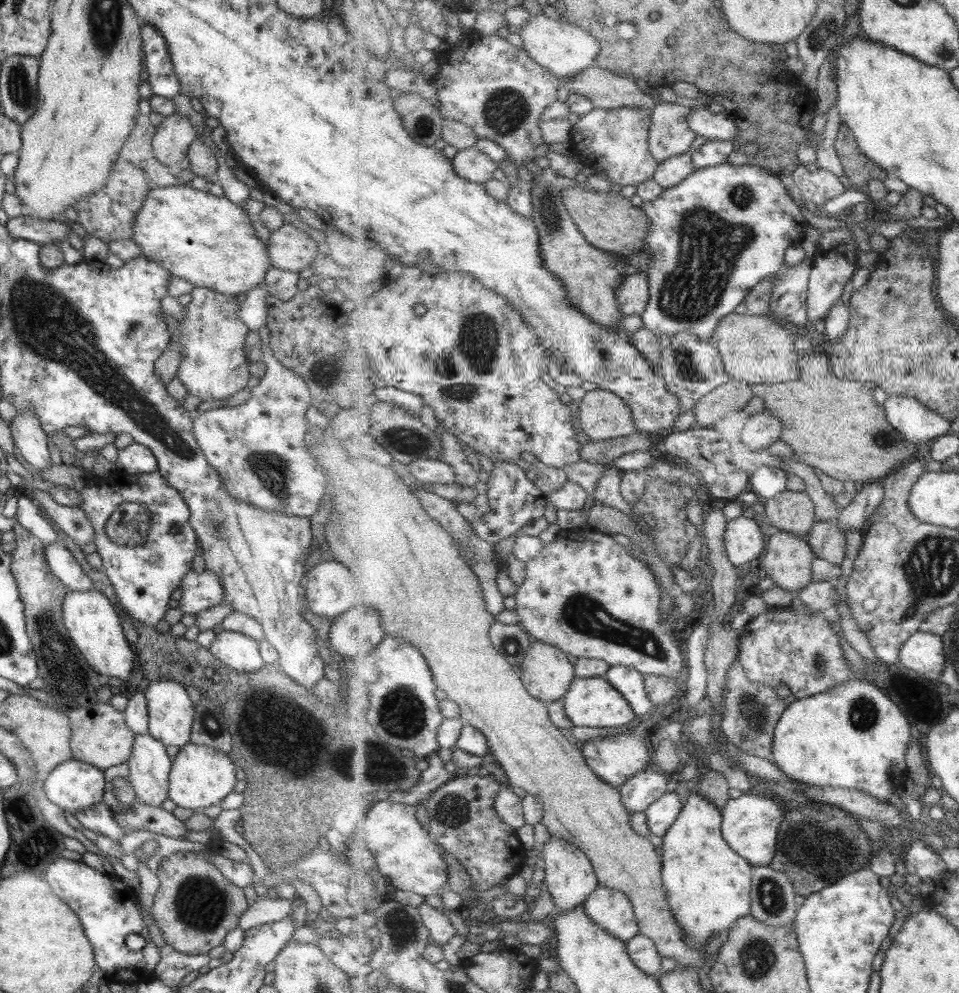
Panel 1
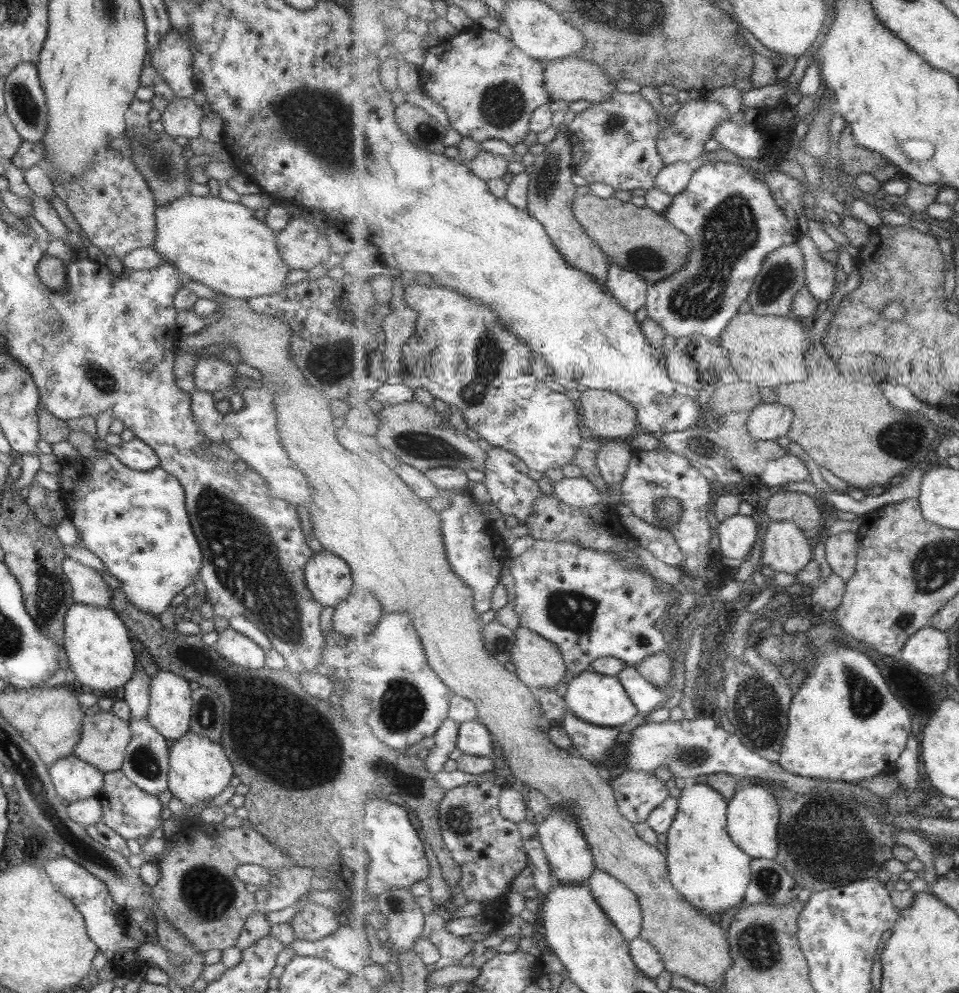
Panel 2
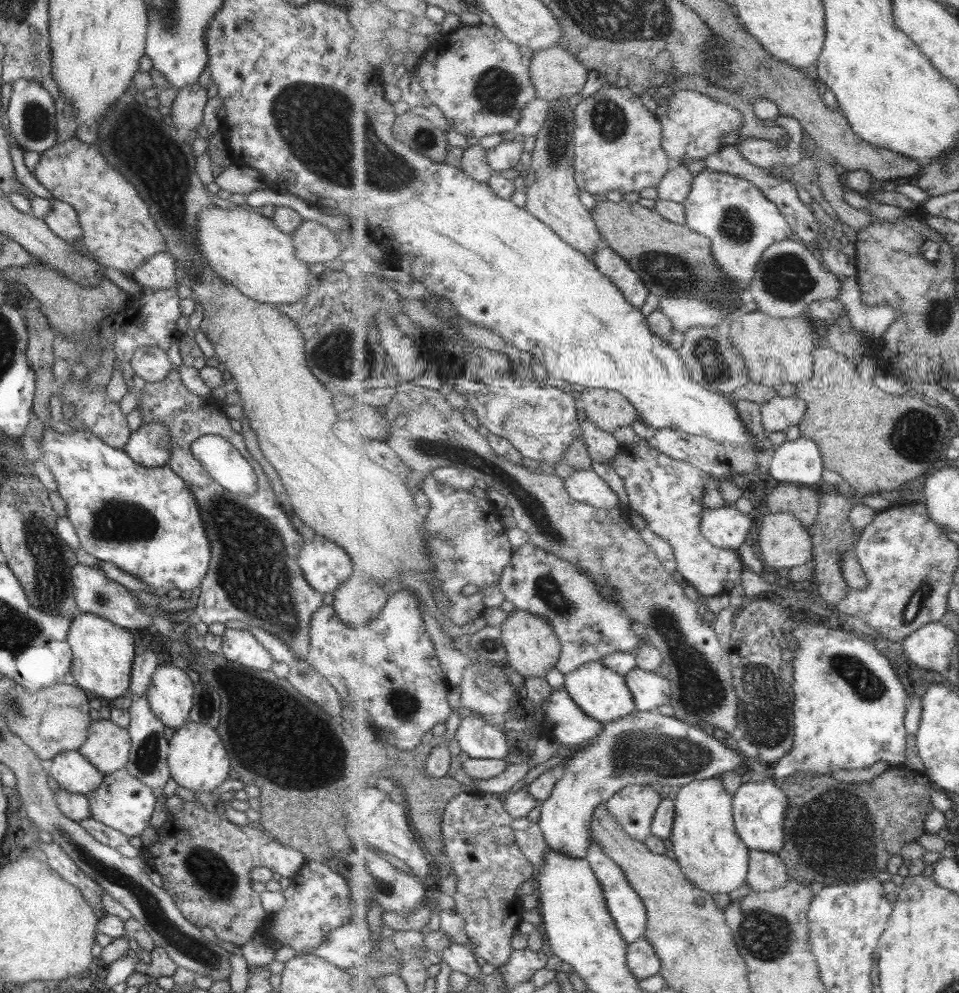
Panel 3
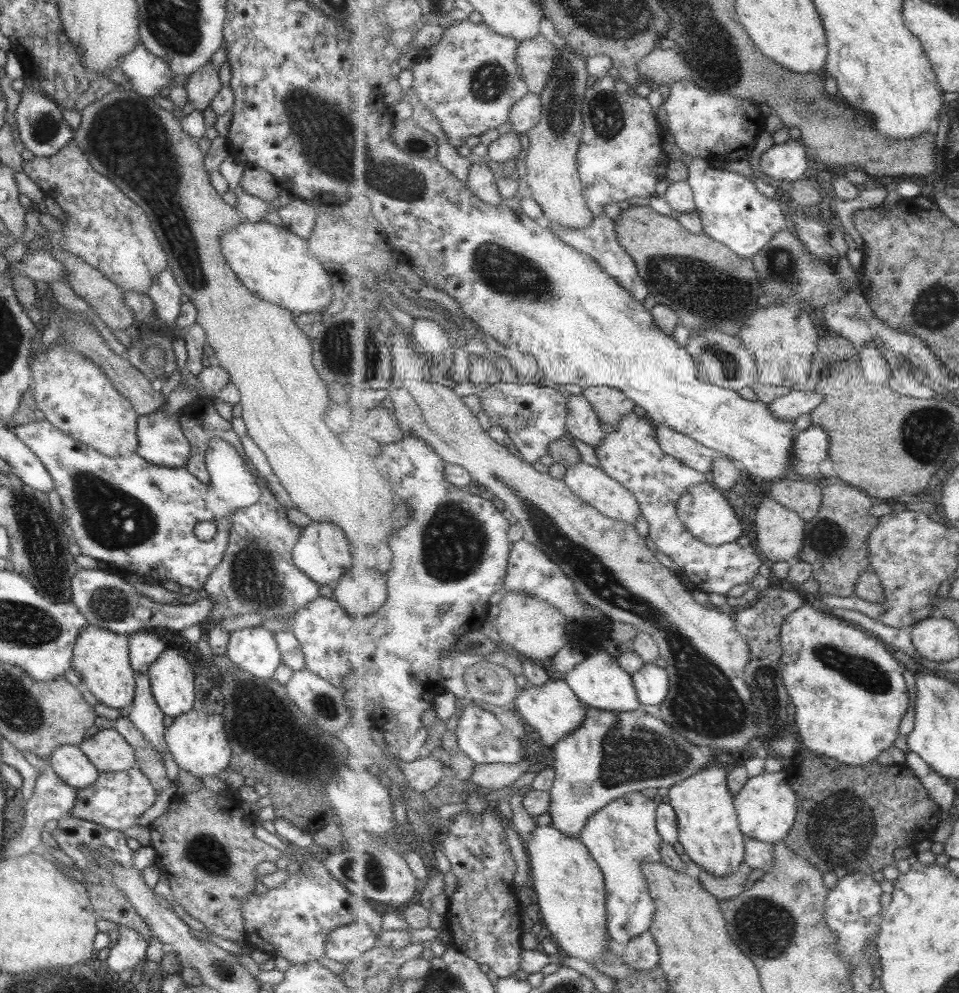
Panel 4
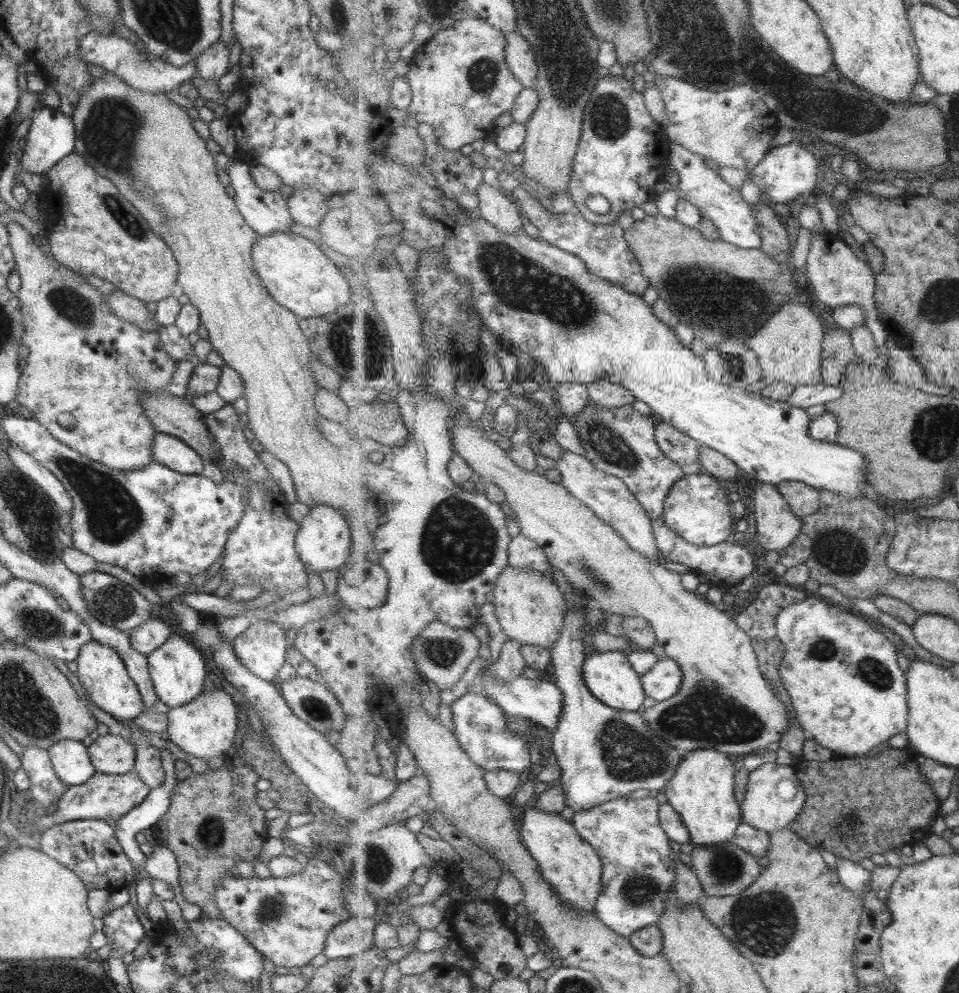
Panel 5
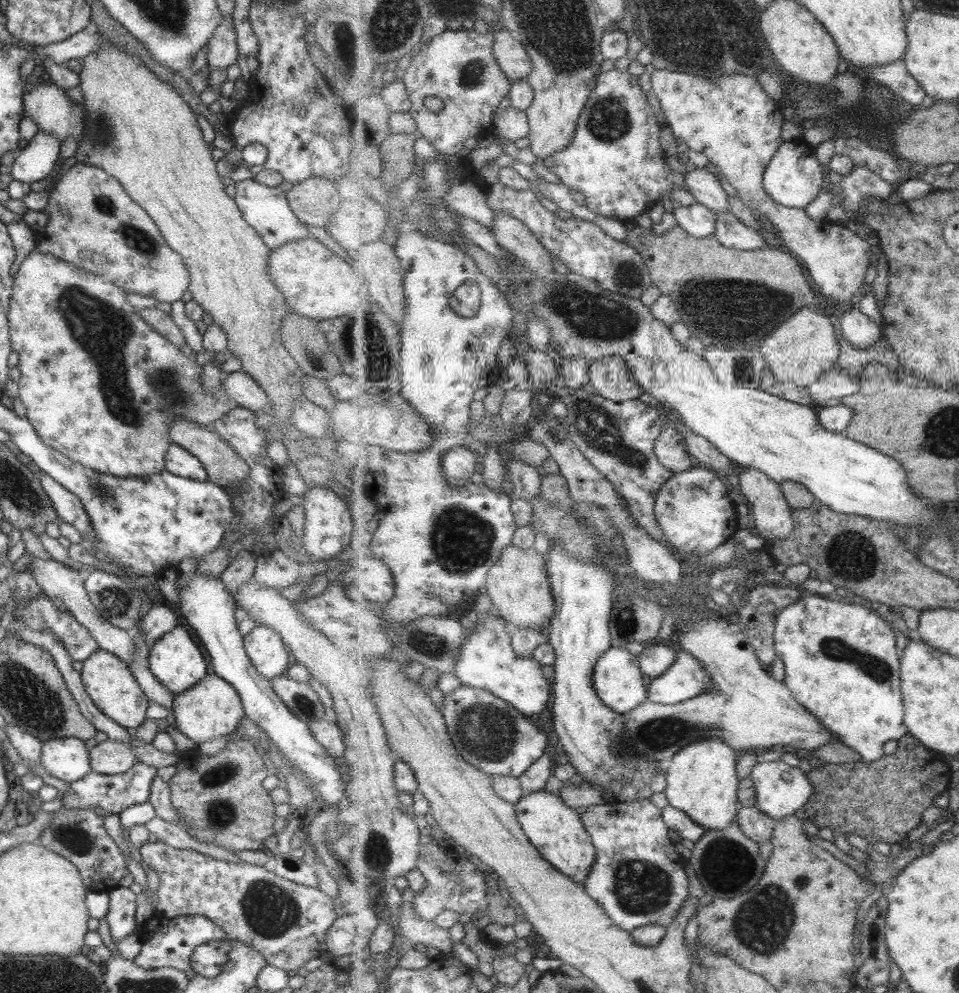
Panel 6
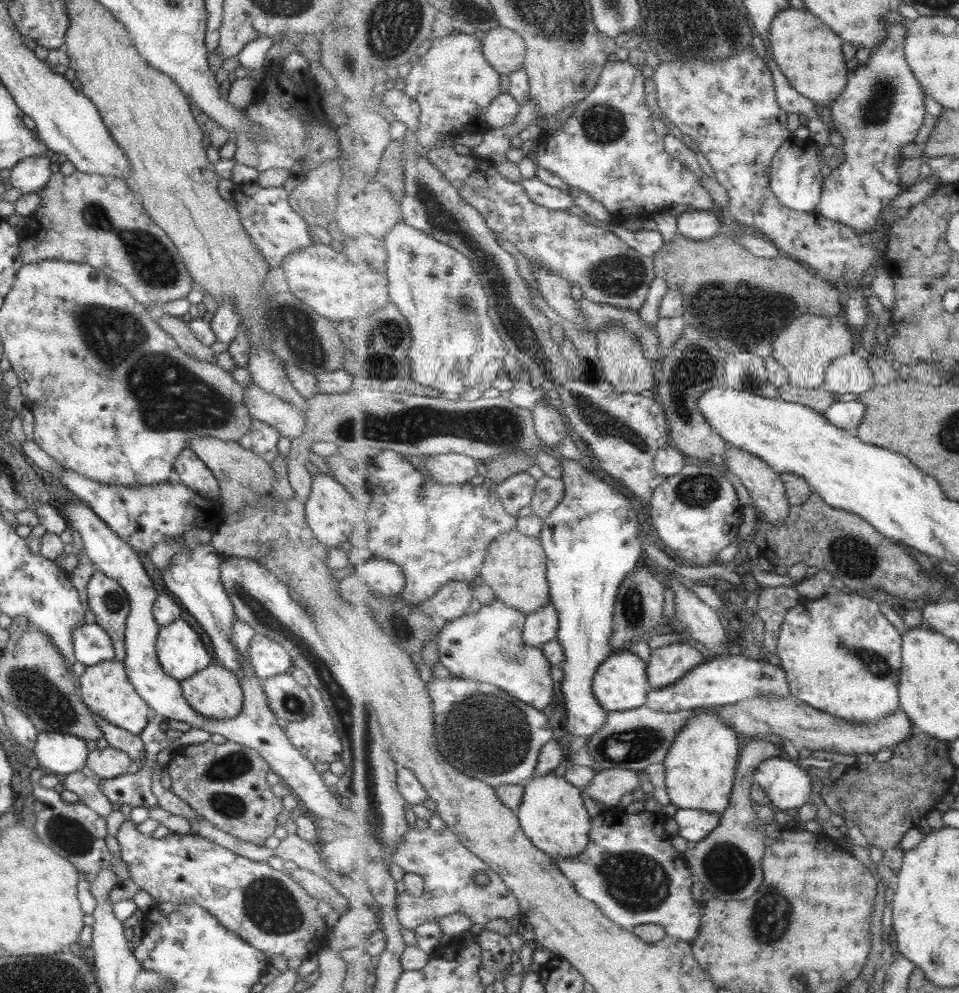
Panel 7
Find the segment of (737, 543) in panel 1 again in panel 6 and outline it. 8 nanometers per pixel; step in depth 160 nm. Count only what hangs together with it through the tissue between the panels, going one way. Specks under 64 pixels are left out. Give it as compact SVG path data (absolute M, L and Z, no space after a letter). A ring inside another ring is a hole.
M700 465L672 474L656 496L656 518L676 552L705 556L733 537L739 530L739 516L737 504L729 496L731 491L728 483L723 484L711 469Z

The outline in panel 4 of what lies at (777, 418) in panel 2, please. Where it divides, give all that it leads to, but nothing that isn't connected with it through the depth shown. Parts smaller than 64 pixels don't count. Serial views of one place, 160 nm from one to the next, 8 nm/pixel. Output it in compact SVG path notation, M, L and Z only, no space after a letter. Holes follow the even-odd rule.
M791 391L770 402L773 414L781 420L795 421L803 414L810 414L823 402L823 396L809 391Z

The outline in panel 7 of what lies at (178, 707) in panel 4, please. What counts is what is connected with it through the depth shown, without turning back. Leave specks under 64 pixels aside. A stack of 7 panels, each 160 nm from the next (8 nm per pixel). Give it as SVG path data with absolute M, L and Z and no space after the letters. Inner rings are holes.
M180 617L160 627L154 649L162 671L177 681L193 676L211 662L199 635Z

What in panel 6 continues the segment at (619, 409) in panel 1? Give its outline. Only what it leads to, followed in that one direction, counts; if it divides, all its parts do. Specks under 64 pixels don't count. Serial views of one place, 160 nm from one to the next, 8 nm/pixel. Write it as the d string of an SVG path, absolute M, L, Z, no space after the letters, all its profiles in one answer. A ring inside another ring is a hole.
M604 356L601 360L593 362L589 366L589 388L593 388L601 396L617 402L639 398L644 393L644 388L632 375L632 368L621 358L621 356Z

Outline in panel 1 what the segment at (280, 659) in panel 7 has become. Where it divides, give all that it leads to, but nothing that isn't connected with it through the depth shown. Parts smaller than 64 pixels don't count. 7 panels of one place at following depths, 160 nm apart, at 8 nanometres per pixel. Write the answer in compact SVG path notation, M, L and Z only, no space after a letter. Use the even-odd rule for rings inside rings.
M222 630L215 635L208 649L221 664L231 670L255 672L265 664L259 657L257 643L244 634Z

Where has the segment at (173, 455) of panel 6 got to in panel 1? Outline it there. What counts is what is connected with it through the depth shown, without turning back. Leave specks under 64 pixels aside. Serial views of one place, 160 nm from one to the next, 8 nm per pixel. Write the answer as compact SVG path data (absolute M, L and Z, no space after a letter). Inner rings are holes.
M136 442L118 450L115 467L122 473L139 476L157 471L156 461L150 450Z

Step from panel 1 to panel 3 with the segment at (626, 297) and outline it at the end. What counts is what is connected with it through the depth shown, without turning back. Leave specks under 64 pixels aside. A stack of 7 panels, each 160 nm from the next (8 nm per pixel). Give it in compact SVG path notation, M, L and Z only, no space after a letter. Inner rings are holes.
M605 242L595 250L595 264L605 276L608 276L637 307L642 307L651 293L640 273L635 272L631 265Z

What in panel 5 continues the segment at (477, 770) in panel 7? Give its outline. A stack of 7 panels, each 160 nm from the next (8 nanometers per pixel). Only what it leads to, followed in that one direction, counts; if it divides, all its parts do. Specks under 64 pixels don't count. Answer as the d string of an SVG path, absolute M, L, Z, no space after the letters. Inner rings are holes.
M467 693L452 704L451 711L456 738L475 764L481 765L486 771L505 769L527 774L527 768L531 766L531 752L527 748L526 737L519 737L507 729L510 717L504 708L485 696Z

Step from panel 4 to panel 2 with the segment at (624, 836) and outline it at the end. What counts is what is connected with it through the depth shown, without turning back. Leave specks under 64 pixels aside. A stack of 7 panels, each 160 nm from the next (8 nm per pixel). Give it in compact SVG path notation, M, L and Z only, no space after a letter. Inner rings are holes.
M625 771L617 778L611 780L613 790L616 792L616 799L620 805L620 811L635 825L647 823L649 815L656 810L660 804L668 799L669 790L665 781L659 780L654 773L645 771ZM596 867L588 880L596 901L629 942L640 938L644 913L636 893L615 876Z

